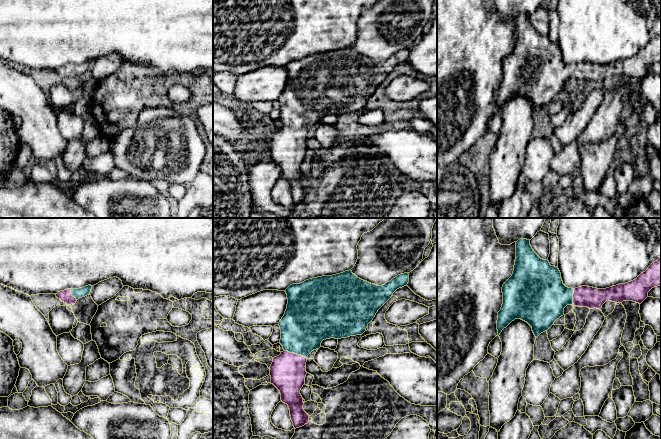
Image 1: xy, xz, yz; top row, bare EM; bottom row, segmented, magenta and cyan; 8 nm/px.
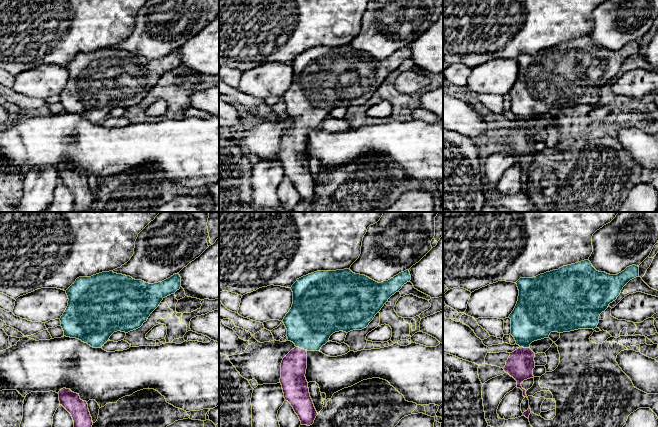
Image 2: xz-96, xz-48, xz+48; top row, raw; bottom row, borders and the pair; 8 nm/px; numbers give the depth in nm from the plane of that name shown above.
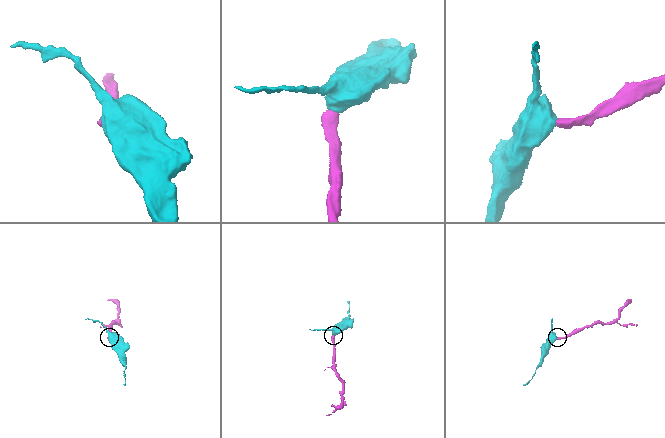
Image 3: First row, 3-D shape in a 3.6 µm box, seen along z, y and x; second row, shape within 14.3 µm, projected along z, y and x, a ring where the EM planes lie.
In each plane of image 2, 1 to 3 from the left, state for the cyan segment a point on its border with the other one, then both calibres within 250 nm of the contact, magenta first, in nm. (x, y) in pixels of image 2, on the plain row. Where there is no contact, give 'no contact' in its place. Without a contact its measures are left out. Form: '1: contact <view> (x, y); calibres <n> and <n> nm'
1: no contact
2: contact xz-48 (300, 124); calibres 200 and 400 nm
3: contact xz+48 (525, 124); calibres 220 and 360 nm

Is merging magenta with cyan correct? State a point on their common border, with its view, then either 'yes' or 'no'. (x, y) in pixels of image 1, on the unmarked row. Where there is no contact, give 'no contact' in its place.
contact xz (295, 130); yes

